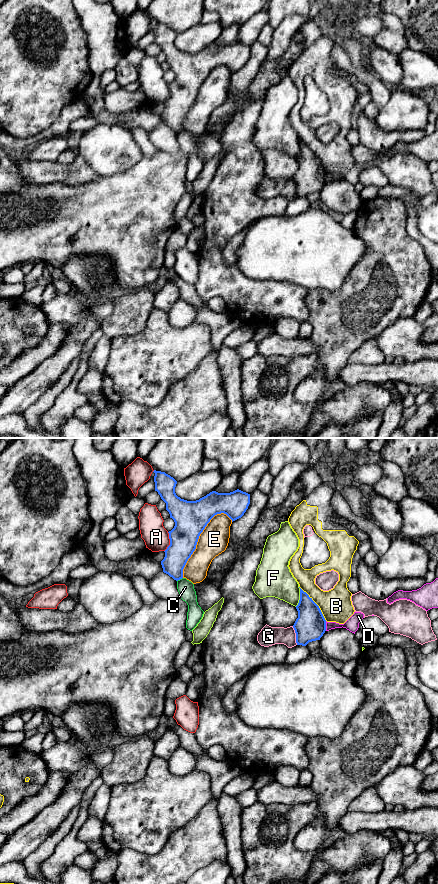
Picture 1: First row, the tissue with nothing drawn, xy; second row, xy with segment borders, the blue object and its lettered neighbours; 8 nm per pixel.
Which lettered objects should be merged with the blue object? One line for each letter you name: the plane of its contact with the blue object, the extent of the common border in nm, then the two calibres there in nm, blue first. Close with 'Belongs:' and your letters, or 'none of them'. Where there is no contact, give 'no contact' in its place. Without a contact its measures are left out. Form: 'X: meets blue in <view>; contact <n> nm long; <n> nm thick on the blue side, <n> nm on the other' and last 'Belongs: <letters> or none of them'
Belongs: none of them

